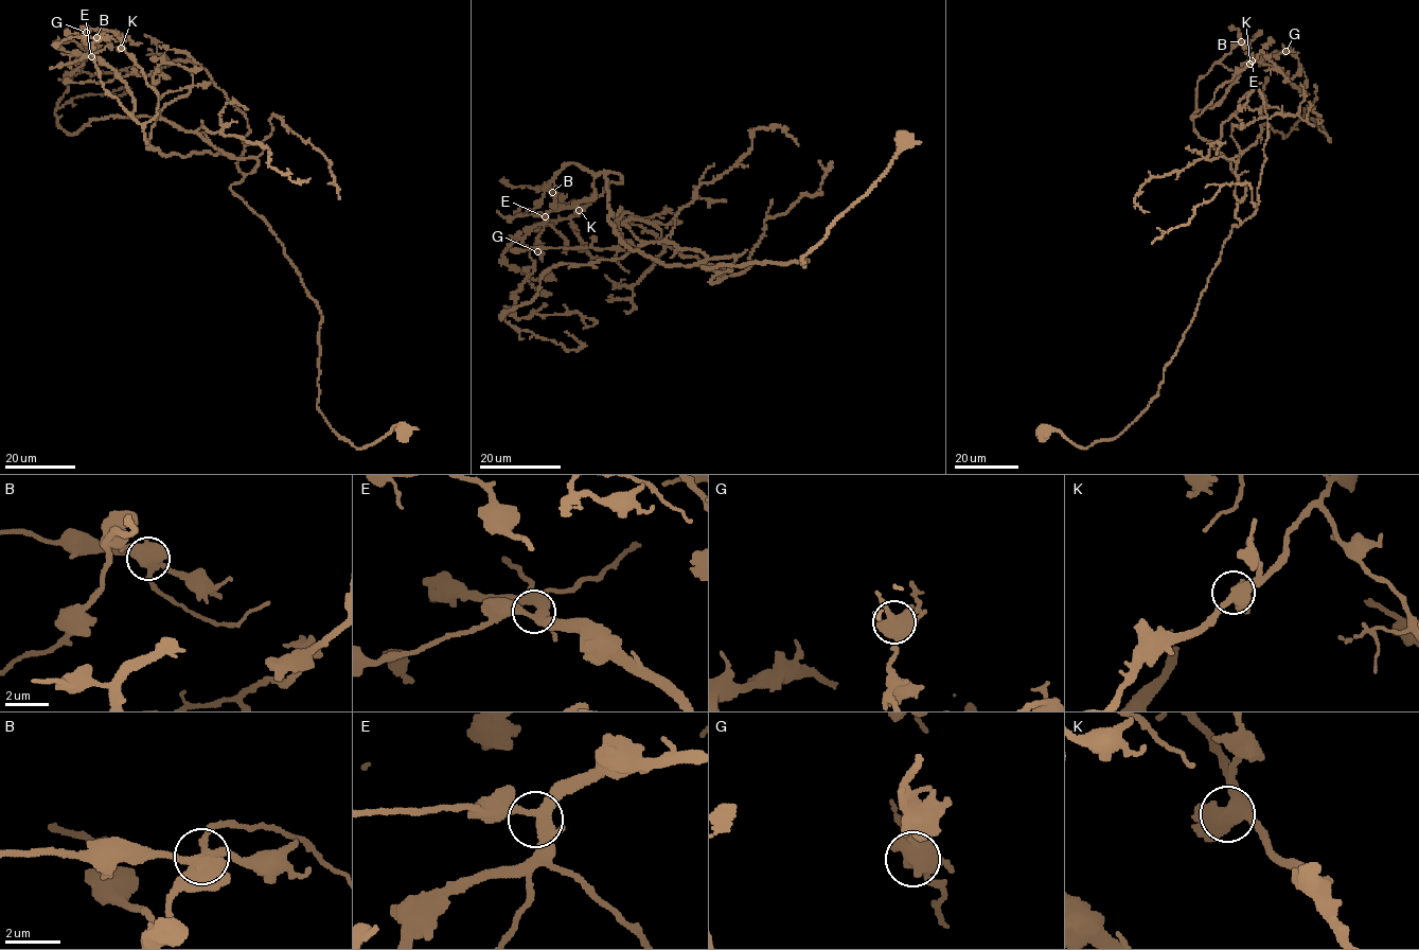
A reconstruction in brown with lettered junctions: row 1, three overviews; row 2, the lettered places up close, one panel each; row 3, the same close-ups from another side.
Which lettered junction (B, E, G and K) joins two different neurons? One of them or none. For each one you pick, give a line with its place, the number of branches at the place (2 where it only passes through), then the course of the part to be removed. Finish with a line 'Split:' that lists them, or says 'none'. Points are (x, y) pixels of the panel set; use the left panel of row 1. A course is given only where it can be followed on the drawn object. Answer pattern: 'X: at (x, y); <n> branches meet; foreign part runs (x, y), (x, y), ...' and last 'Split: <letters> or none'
B: at (96, 37); 4 branches meet; foreign part runs (96, 37), (64, 38), (52, 45)
Split: B

